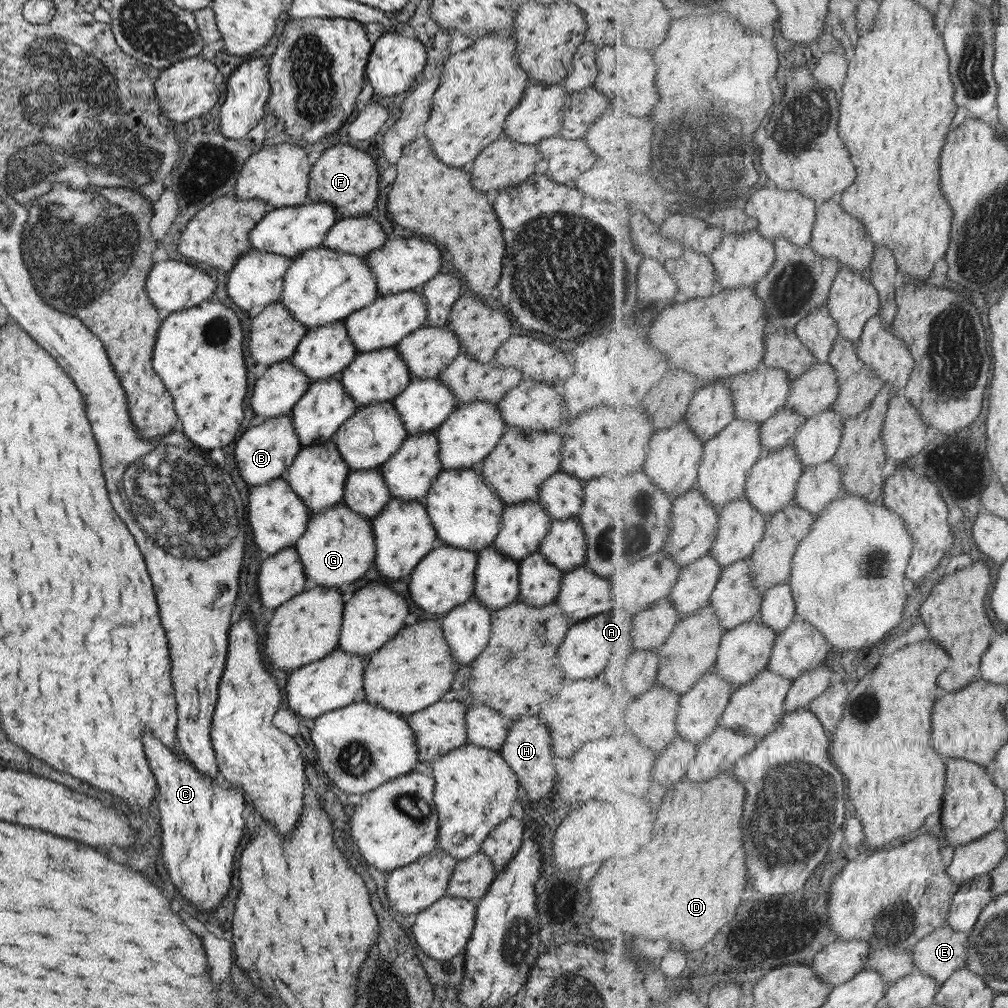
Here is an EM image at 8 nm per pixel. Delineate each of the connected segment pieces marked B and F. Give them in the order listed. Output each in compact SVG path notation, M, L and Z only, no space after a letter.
M291 412L283 416L253 422L236 441L235 462L241 478L249 484L249 488L282 476L299 452L301 446L290 415Z
M337 143L325 149L310 166L307 201L329 202L338 218L372 216L376 208L373 204L377 200L377 194L377 165L365 150L362 151L356 146Z

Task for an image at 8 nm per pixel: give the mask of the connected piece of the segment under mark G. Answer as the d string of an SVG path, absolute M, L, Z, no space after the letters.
M337 503L321 512L309 515L305 530L295 541L294 549L301 561L306 579L322 587L339 587L361 578L374 562L376 548L371 520Z

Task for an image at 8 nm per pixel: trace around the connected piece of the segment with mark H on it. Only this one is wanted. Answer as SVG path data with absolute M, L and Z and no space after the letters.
M539 715L523 716L517 722L510 725L507 736L503 741L499 756L512 768L516 774L519 787L519 800L524 803L527 808L527 800L529 804L535 802L537 798L541 798L545 792L551 790L553 780L555 780L555 770L551 760L556 760L550 752L550 730L547 725L539 720Z

